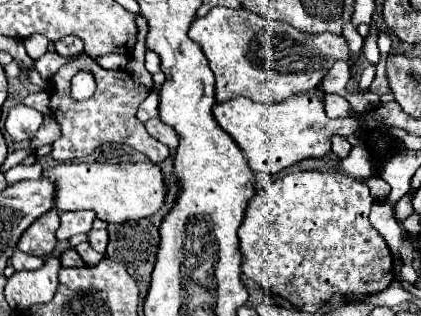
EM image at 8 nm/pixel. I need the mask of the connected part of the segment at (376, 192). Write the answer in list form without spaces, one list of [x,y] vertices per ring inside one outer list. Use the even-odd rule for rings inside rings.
[[[377,175],[369,177],[369,179],[367,179],[367,185],[369,185],[369,189],[371,189],[371,193],[373,193],[373,197],[375,197],[377,201],[385,201],[385,199],[387,199],[387,195],[389,195],[389,185],[387,185],[381,177],[377,177]]]

